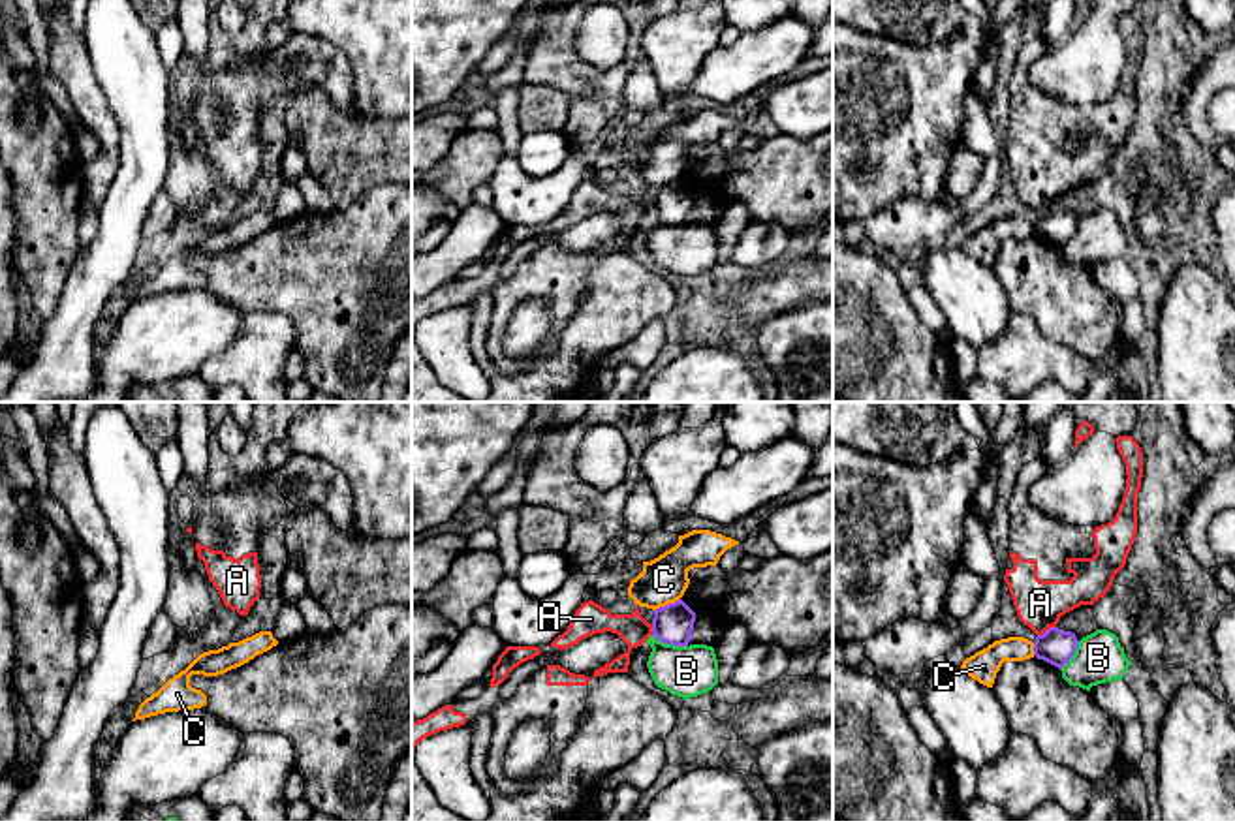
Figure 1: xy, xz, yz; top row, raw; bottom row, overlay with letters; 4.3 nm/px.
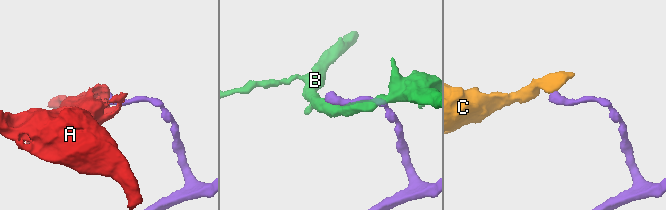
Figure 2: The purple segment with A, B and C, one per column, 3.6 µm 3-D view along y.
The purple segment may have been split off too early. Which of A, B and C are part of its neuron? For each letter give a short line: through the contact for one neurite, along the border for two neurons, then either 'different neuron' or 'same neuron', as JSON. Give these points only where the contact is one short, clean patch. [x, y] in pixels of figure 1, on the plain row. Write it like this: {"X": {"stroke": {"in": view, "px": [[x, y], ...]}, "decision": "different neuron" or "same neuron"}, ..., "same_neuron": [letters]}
{"A": {"stroke": {"in": "yz", "px": [[1055, 205], [1038, 215]]}, "decision": "different neuron"}, "B": {"decision": "different neuron"}, "C": {"stroke": {"in": "xz", "px": [[679, 177], [655, 190]]}, "decision": "different neuron"}, "same_neuron": []}

